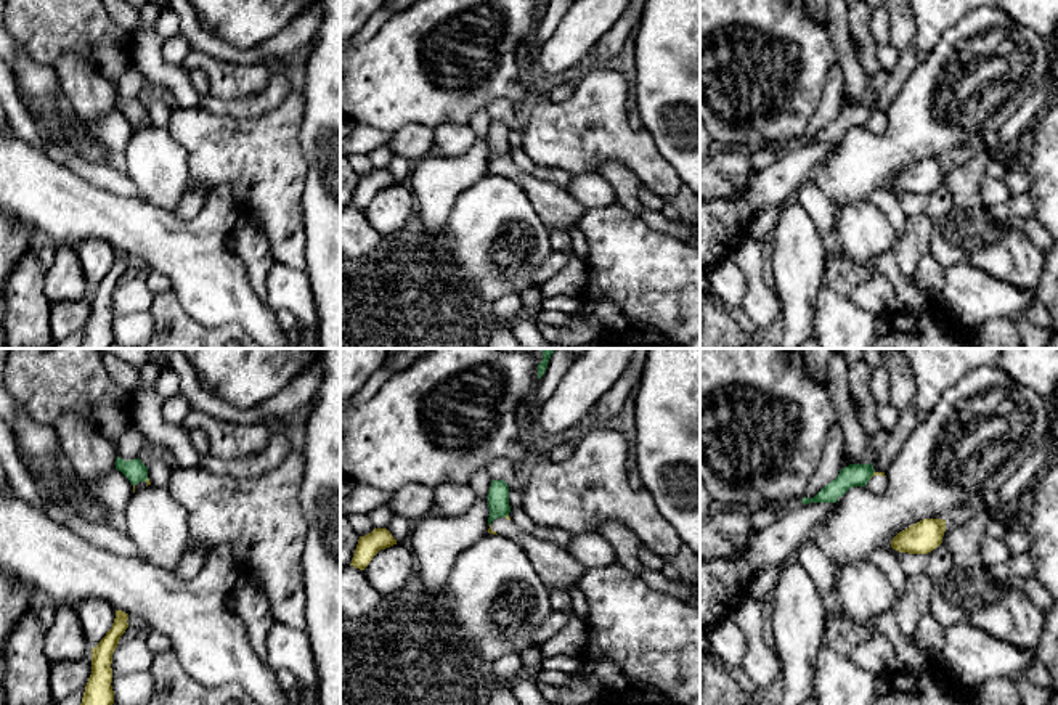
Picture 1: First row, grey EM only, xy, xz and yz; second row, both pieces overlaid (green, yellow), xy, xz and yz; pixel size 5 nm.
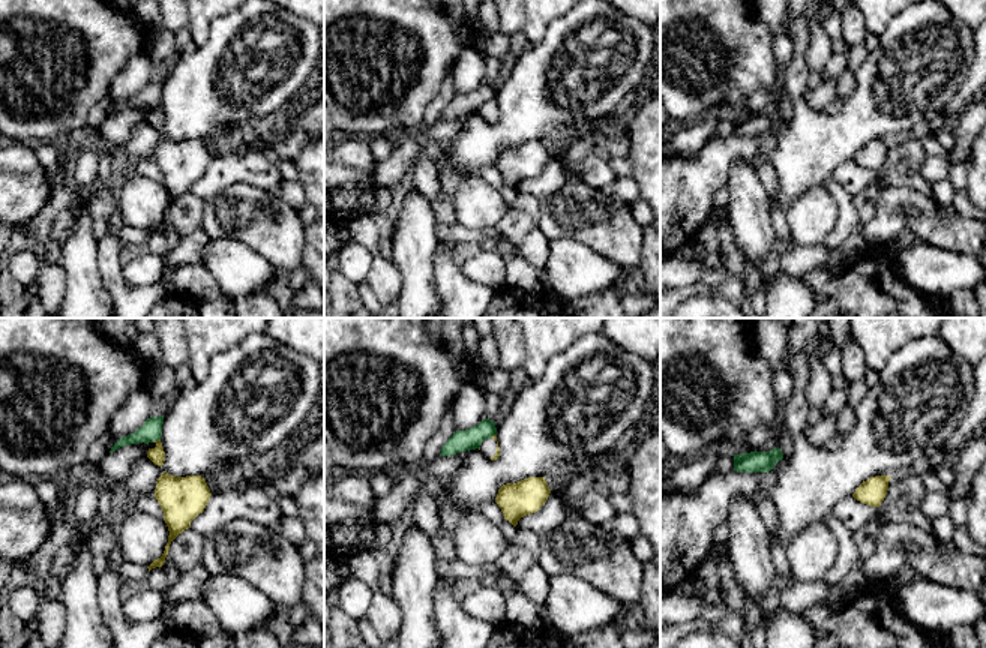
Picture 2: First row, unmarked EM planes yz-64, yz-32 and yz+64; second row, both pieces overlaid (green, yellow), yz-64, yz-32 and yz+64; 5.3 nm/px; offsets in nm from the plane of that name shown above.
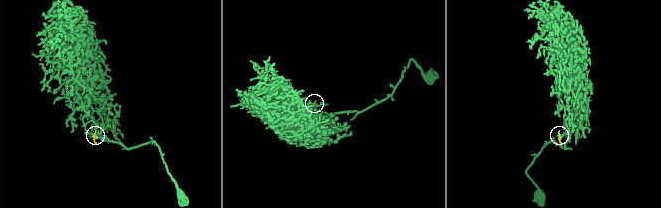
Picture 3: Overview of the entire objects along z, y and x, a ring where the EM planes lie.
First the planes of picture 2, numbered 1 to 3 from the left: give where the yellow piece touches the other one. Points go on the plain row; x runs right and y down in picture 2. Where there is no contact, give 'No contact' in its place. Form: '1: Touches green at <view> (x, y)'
1: Touches green at yz-64 (155, 104)
2: Touches green at yz-32 (492, 98)
3: No contact

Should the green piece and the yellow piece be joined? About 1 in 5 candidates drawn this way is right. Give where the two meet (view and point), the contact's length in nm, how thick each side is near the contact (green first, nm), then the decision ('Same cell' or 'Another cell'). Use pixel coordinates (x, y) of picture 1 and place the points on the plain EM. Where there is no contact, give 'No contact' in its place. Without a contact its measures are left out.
Touches green at yz (872, 114). Shared border 50 nm. Thickness 110 nm (green) against 20 nm. Another cell

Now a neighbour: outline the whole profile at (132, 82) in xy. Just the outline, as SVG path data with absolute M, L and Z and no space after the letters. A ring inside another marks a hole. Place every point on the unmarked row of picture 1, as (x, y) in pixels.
M132 64L116 82L117 96L125 101L138 100L146 85L143 72Z

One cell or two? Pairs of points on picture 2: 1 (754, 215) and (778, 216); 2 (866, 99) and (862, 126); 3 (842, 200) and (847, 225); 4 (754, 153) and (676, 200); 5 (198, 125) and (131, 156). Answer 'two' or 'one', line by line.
1: two
2: one
3: one
4: one
5: one

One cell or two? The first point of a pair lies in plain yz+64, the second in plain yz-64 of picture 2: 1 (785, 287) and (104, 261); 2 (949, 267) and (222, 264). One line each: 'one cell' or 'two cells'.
1: one cell
2: one cell

